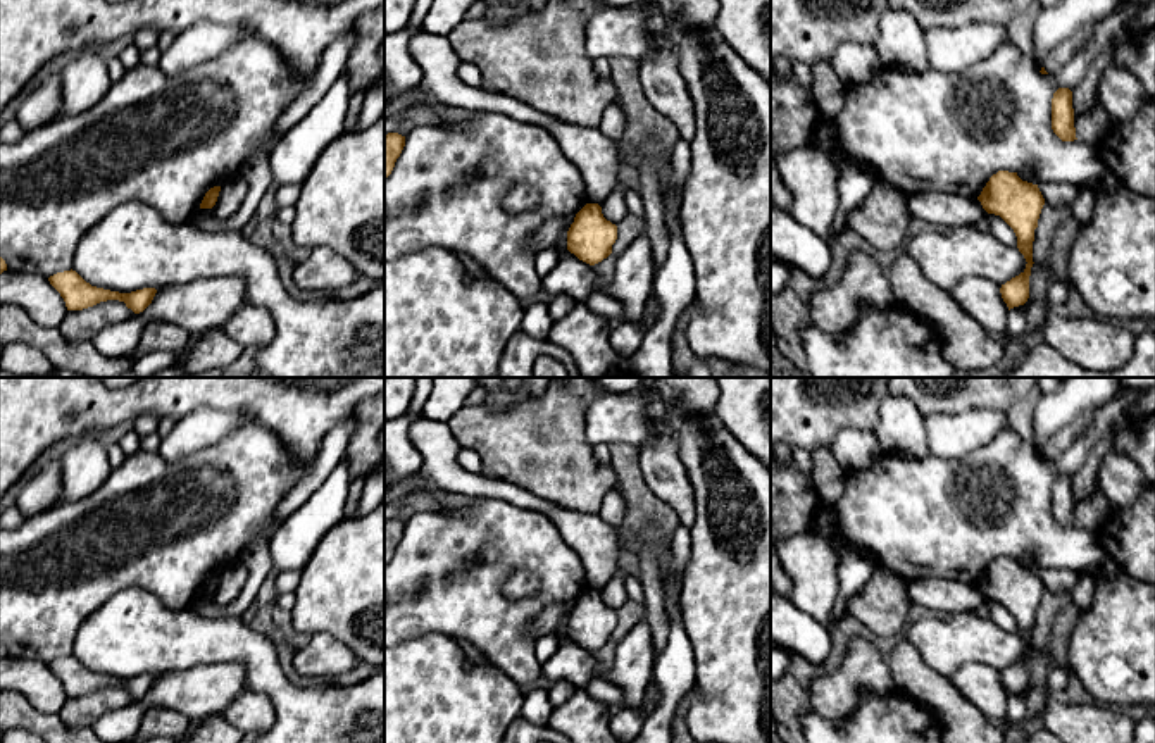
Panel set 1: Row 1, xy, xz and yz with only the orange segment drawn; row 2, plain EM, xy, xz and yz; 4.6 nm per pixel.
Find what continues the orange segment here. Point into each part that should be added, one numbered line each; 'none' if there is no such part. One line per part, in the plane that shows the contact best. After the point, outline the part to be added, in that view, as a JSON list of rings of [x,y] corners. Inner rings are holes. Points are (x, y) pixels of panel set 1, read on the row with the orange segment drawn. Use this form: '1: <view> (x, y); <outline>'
none

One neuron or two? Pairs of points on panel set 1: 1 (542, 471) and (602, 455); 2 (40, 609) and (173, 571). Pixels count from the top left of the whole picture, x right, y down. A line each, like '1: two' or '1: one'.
1: two
2: one

